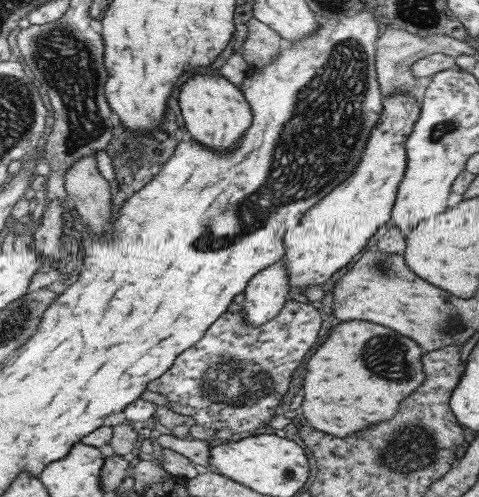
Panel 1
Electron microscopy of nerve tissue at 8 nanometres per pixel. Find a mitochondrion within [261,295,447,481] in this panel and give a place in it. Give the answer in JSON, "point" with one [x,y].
{"point":[410,449]}

